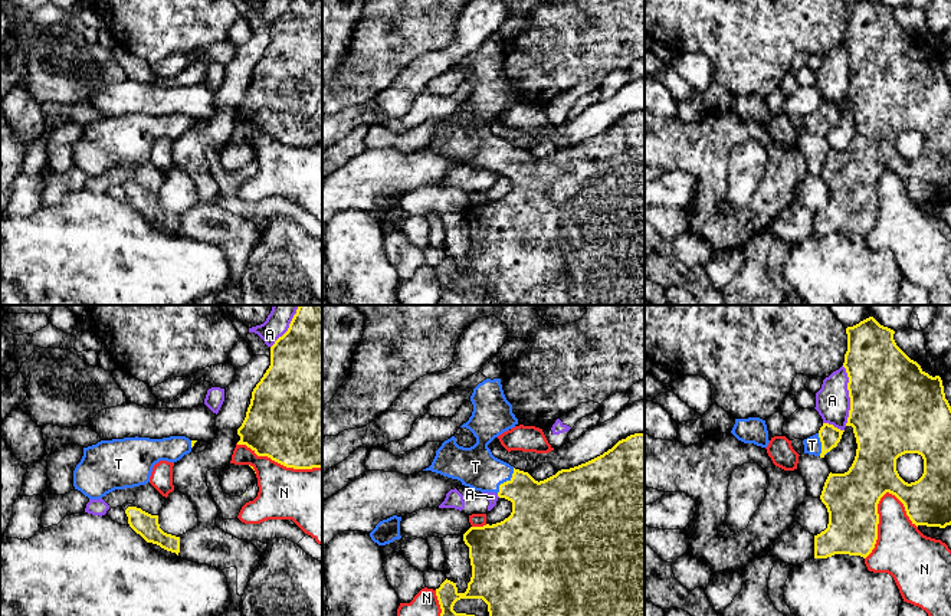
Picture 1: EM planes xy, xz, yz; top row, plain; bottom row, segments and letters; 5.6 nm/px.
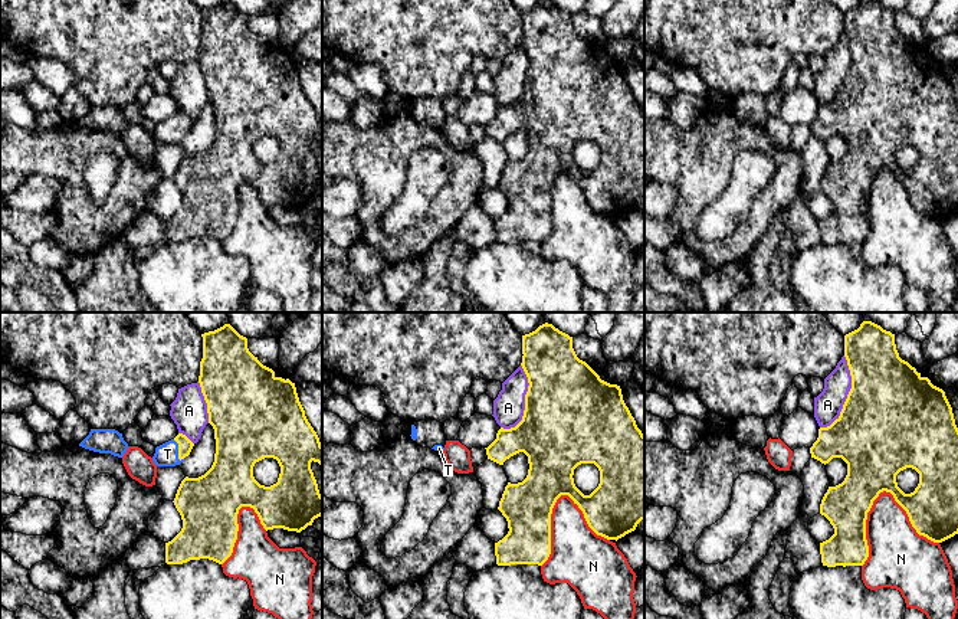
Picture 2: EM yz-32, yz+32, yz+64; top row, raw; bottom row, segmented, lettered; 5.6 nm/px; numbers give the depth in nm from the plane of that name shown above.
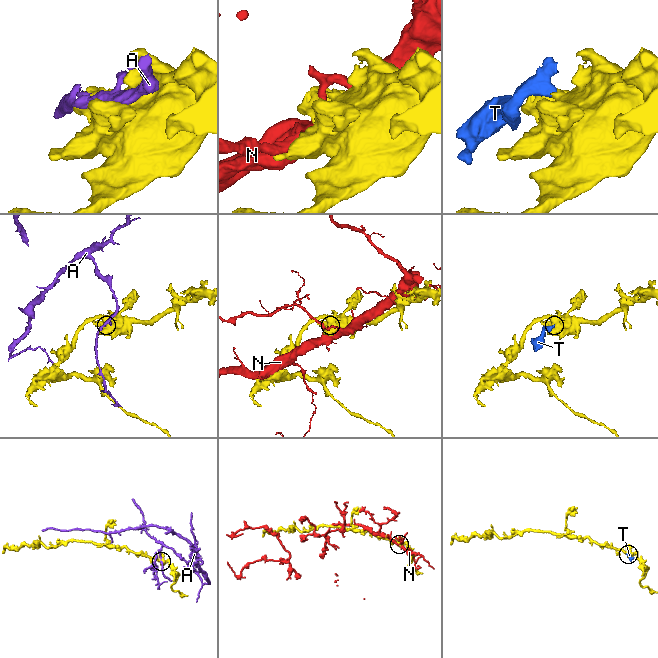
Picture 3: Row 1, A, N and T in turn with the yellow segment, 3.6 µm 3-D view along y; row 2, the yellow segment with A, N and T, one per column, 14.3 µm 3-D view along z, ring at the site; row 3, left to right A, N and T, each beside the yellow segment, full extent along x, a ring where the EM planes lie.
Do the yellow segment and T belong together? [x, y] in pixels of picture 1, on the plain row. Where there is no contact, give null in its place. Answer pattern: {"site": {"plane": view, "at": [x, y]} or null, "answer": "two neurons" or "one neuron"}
{"site": {"plane": "xz", "at": [507, 159]}, "answer": "one neuron"}

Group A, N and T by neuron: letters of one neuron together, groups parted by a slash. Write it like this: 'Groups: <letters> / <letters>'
Groups: A / N / T

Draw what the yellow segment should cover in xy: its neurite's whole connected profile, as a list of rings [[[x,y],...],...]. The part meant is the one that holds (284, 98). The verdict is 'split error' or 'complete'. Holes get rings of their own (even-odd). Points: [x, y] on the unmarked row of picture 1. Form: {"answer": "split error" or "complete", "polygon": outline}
{"answer": "complete", "polygon": [[[291,0],[288,9],[275,19],[270,24],[270,43],[252,69],[250,82],[237,112],[240,114],[237,122],[246,122],[258,134],[268,134],[286,145],[322,145],[322,0]]]}

